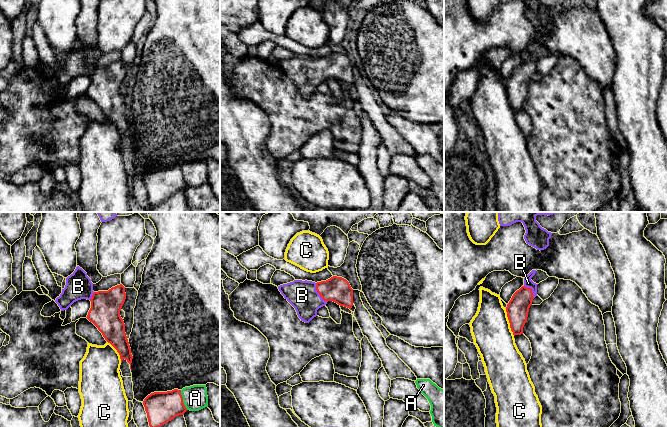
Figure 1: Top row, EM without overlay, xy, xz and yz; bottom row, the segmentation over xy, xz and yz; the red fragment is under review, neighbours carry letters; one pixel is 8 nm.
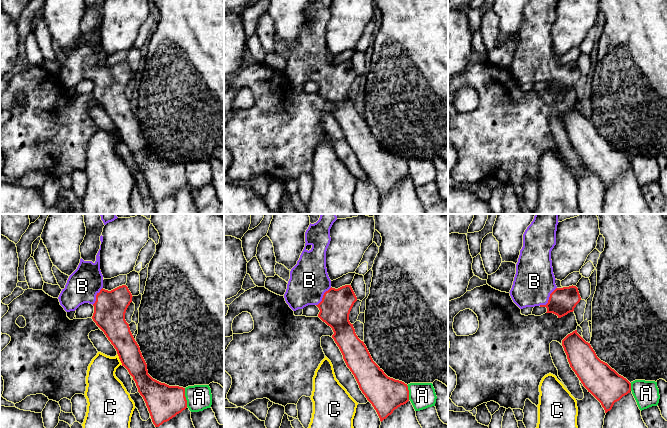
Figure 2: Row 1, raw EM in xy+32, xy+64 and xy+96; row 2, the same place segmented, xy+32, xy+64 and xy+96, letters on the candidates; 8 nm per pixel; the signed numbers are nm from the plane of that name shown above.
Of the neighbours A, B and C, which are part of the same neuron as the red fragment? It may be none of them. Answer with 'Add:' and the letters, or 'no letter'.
Add: B

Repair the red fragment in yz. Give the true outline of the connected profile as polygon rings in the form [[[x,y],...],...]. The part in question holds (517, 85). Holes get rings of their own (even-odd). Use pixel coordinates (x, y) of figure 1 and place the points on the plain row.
[[[532,46],[525,54],[524,61],[517,66],[506,83],[507,93],[513,111],[523,110],[523,103],[527,98],[529,84],[537,72],[537,61],[531,54],[536,46]]]

